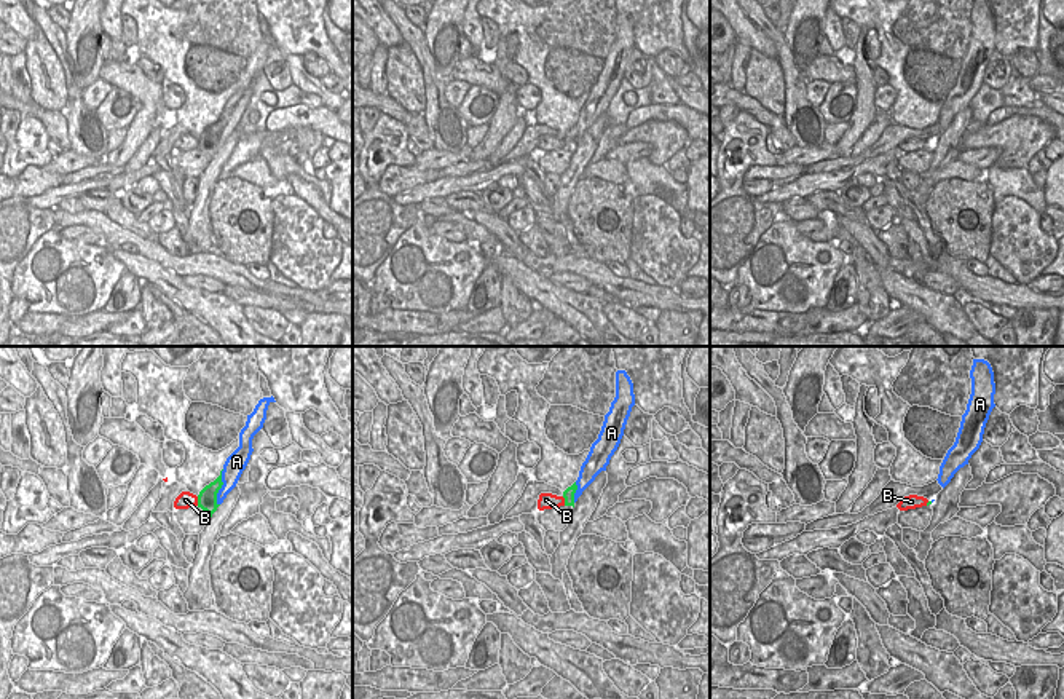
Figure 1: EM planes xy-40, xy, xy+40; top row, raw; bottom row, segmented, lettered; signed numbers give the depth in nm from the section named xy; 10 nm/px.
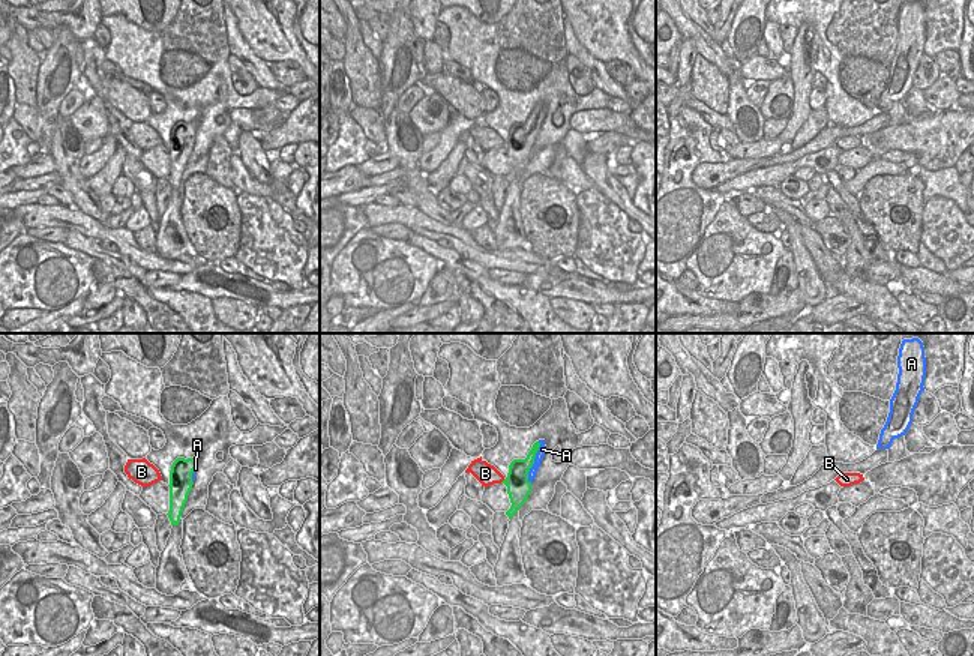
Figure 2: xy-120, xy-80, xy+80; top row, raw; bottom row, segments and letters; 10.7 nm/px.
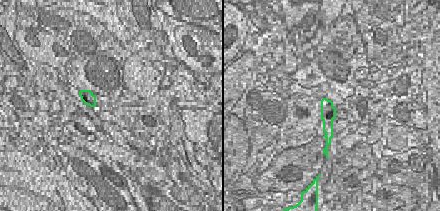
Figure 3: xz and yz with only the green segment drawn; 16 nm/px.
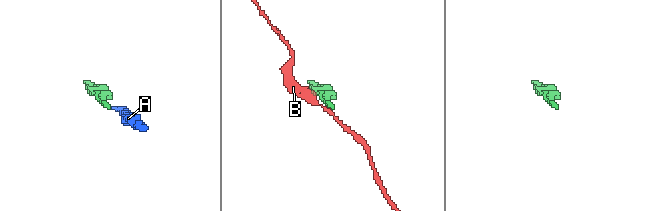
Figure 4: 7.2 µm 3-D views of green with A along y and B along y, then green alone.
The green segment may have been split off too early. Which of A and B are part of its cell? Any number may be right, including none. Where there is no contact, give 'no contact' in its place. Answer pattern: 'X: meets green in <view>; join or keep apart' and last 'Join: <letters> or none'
A: meets green in xy-40; join
B: meets green in xy-40; keep apart
Join: A

